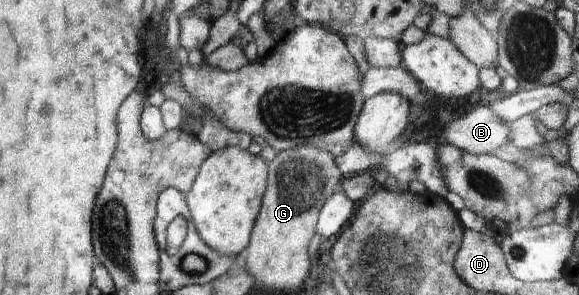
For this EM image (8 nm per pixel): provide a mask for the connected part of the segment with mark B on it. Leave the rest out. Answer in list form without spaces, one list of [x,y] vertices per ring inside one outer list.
[[[488,106],[472,108],[458,120],[444,124],[446,142],[472,154],[491,154],[511,137],[511,126]]]

